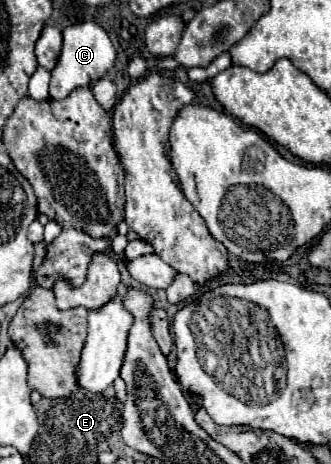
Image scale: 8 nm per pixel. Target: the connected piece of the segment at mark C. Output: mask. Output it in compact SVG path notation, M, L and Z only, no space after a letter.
M81 22L81 24L73 24L73 26L65 28L63 46L61 46L55 68L51 70L51 86L49 86L51 98L63 100L75 88L89 86L91 82L105 76L105 72L109 68L113 68L113 62L115 62L115 48L107 36L107 32L101 26L97 26L93 22Z

